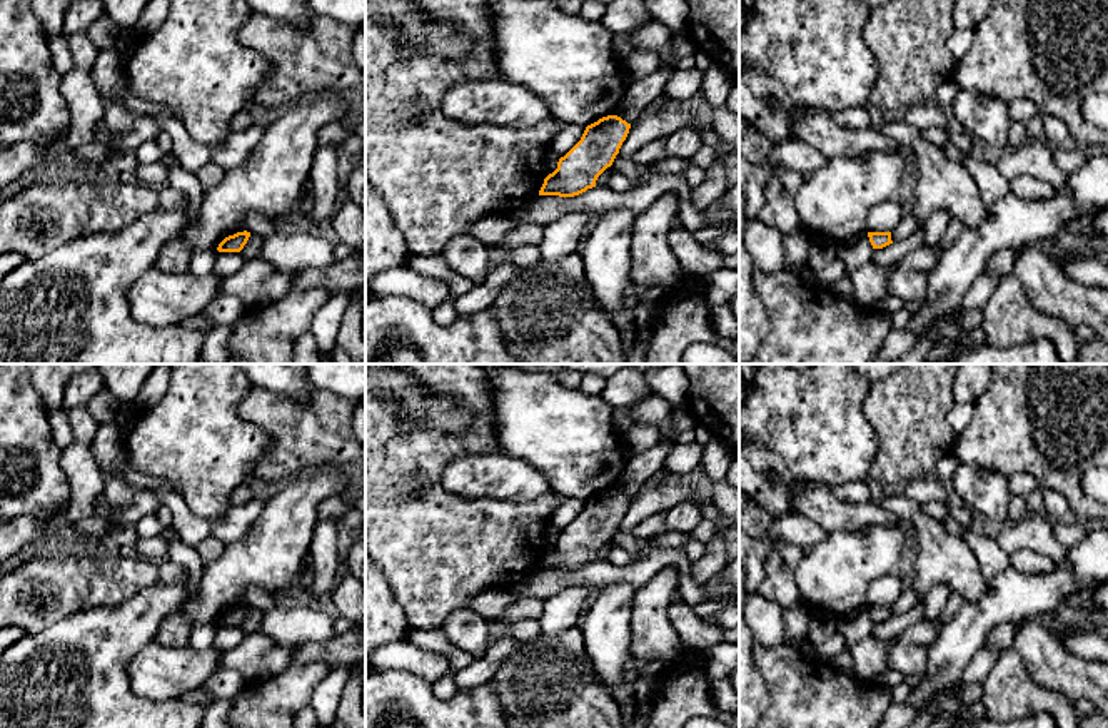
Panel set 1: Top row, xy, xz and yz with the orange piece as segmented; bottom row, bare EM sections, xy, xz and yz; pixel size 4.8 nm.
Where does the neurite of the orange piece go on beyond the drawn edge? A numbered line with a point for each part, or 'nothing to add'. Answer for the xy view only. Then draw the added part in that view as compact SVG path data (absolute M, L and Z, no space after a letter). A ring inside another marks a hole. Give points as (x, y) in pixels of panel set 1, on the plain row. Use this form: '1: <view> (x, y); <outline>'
nothing to add

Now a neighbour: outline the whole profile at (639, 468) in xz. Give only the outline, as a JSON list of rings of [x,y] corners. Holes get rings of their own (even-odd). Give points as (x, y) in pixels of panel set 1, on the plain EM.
[[[664,439],[656,447],[629,458],[622,481],[616,489],[627,498],[634,498],[647,484],[649,478],[664,468],[674,444],[674,439]]]

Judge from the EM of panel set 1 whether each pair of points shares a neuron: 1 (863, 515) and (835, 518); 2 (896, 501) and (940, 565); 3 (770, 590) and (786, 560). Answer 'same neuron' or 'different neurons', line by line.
1: same neuron
2: same neuron
3: same neuron

